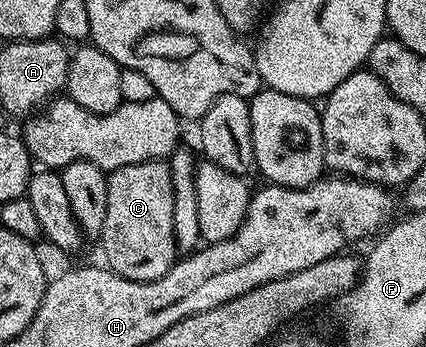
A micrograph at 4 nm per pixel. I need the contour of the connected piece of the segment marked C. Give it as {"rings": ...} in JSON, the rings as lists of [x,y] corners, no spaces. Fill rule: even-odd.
{"rings":[[[150,160],[133,166],[121,166],[107,178],[109,206],[105,206],[105,226],[101,243],[107,255],[106,267],[130,280],[156,280],[170,270],[177,259],[173,234],[173,182],[163,160]]]}

